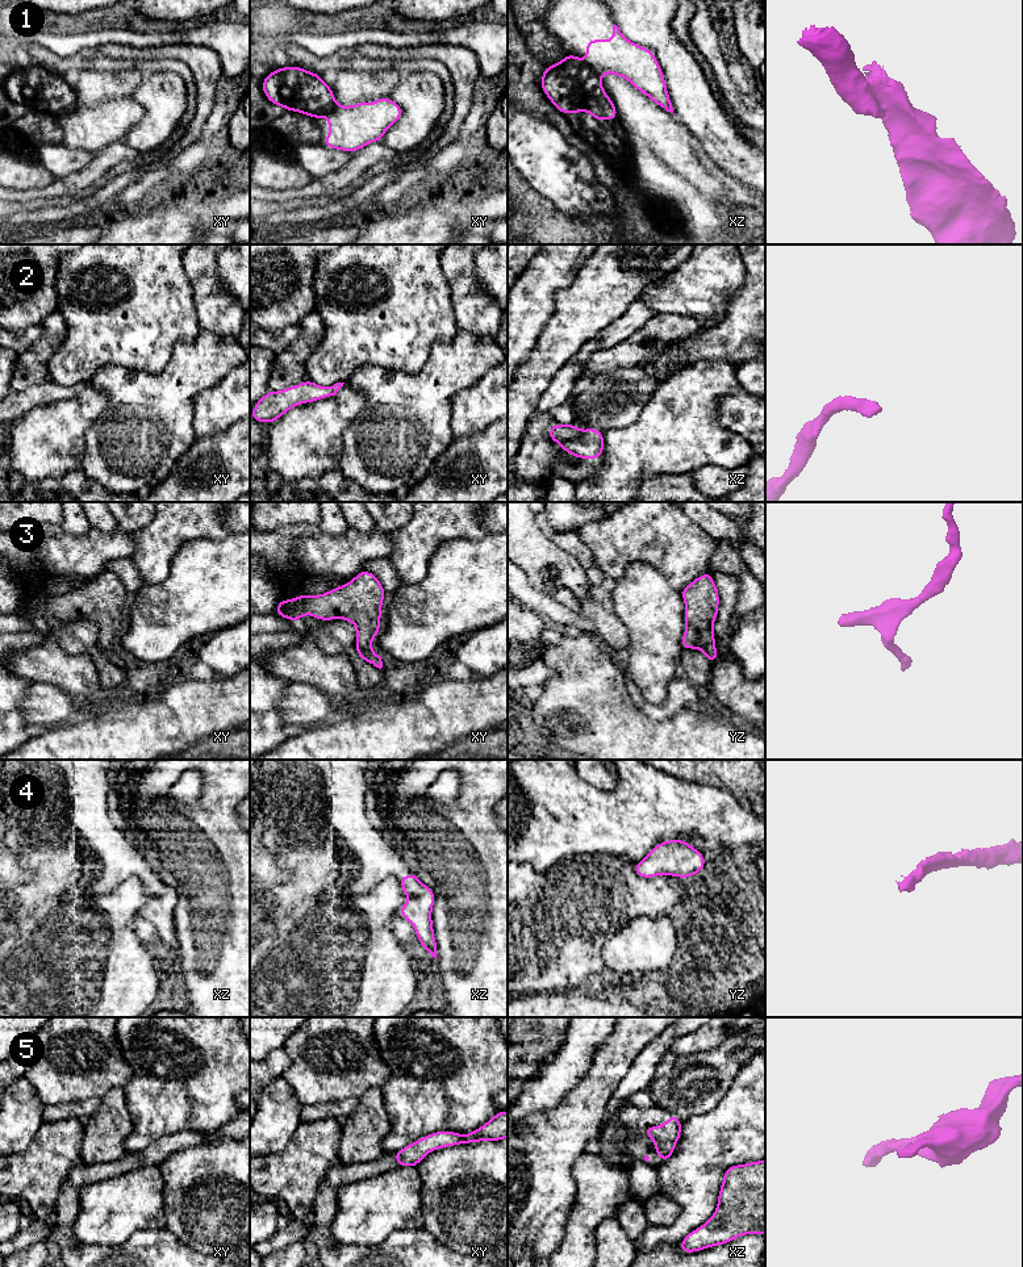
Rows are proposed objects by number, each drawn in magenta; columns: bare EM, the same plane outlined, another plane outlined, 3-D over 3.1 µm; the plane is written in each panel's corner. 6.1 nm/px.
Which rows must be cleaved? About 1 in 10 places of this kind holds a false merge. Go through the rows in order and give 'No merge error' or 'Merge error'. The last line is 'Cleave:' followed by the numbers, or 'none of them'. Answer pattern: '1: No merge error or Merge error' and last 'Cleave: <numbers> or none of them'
1: Merge error
2: No merge error
3: No merge error
4: No merge error
5: No merge error
Cleave: 1

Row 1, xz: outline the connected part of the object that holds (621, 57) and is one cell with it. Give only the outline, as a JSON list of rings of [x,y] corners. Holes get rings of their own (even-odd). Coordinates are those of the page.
[[[615,24],[610,42],[606,39],[586,41],[584,63],[598,78],[610,72],[629,80],[660,108],[673,113],[663,71],[654,53],[625,38]]]

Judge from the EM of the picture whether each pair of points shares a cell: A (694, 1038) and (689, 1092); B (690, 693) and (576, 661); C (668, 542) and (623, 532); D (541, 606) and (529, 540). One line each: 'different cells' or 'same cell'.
A: different cells
B: different cells
C: same cell
D: different cells

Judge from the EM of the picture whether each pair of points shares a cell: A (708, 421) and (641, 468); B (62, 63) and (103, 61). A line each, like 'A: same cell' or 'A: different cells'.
A: same cell
B: same cell

